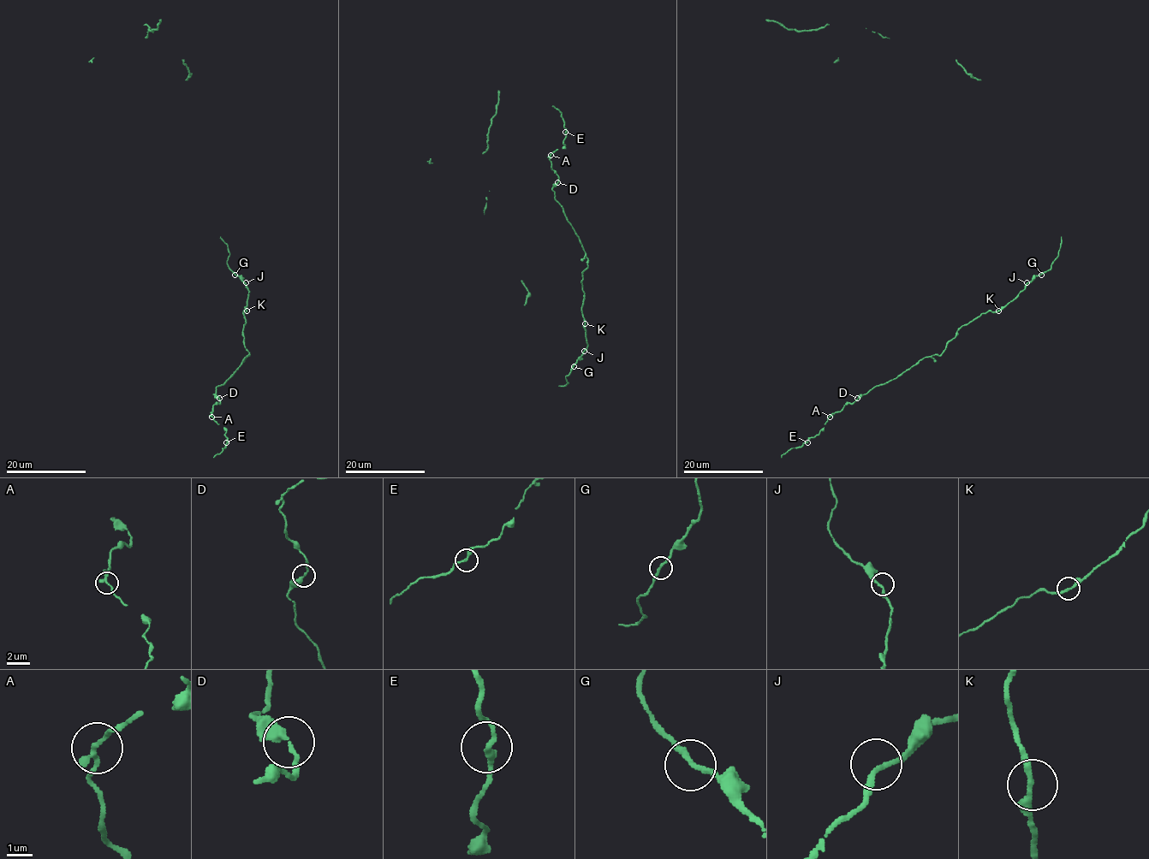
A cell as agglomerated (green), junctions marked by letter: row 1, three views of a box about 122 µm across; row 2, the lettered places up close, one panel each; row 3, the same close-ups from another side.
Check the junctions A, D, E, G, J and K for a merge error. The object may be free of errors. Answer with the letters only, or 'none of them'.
none of them

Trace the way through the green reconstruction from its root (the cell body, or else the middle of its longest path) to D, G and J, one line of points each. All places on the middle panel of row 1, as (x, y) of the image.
D: (562, 386), (587, 346), (581, 310), (587, 257), (555, 198), (552, 187), (557, 182)
G: (562, 386), (568, 383), (565, 377), (574, 366)
J: (562, 386), (568, 383), (565, 377), (584, 351)

